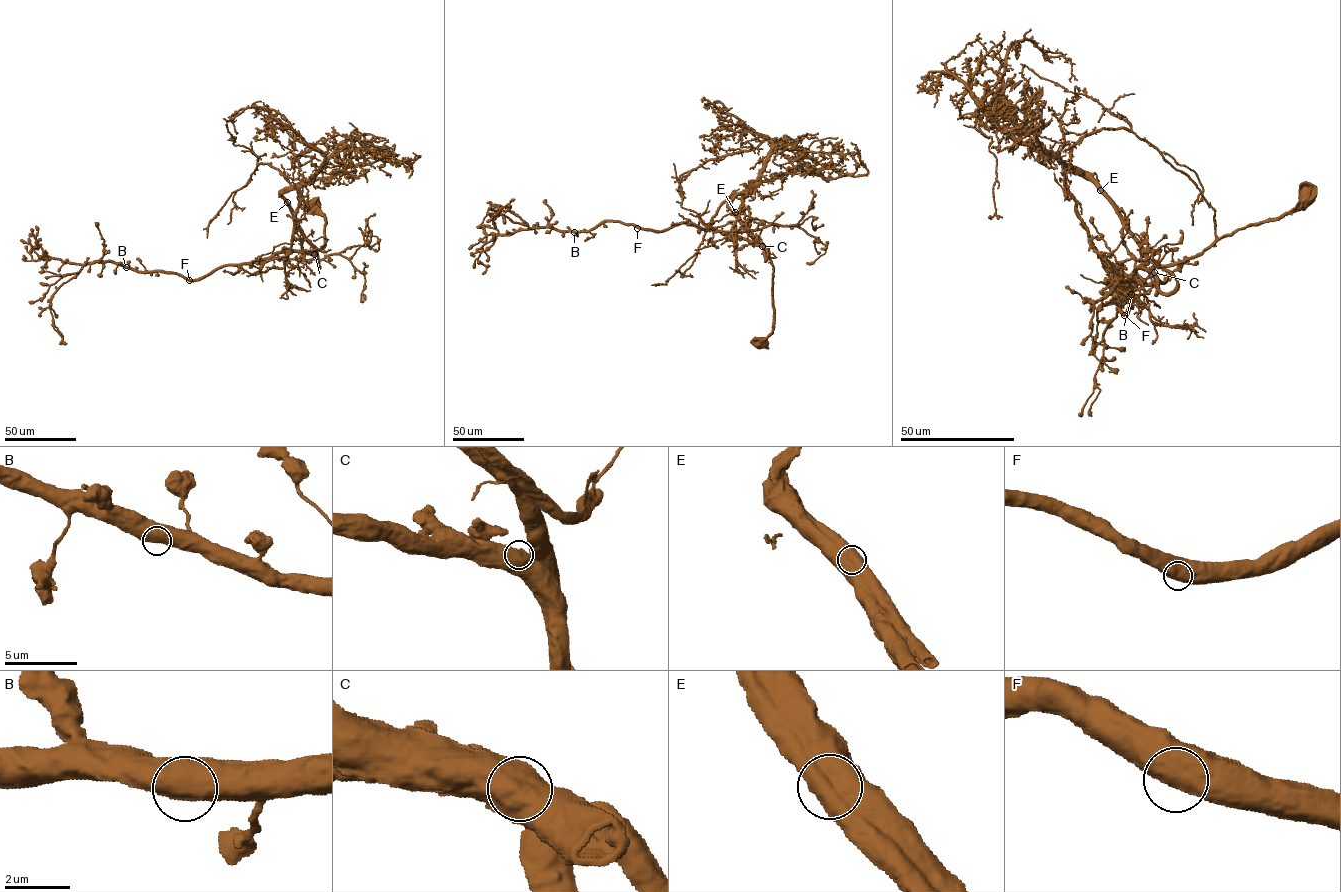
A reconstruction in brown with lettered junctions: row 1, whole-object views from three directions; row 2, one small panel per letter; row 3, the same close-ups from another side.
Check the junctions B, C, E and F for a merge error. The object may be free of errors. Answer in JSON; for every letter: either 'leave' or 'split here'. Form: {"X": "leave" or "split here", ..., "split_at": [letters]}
{"B": "leave", "C": "leave", "E": "leave", "F": "leave", "split_at": []}

